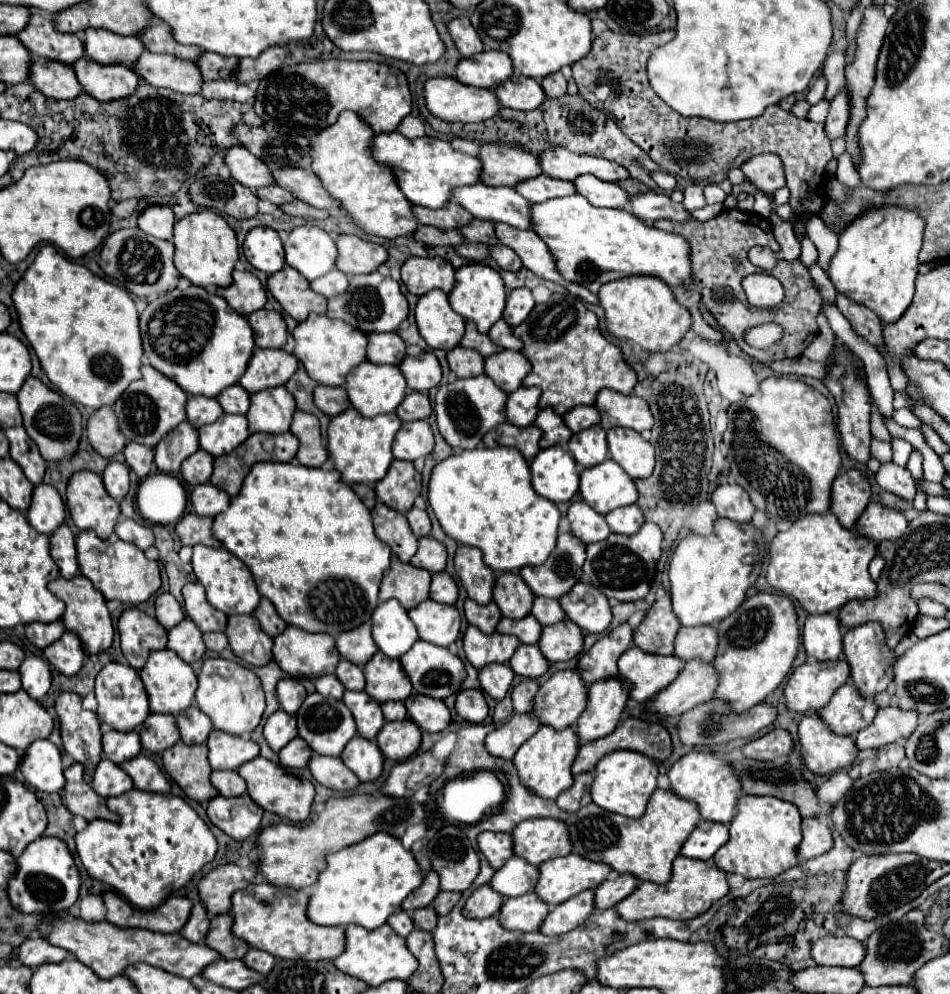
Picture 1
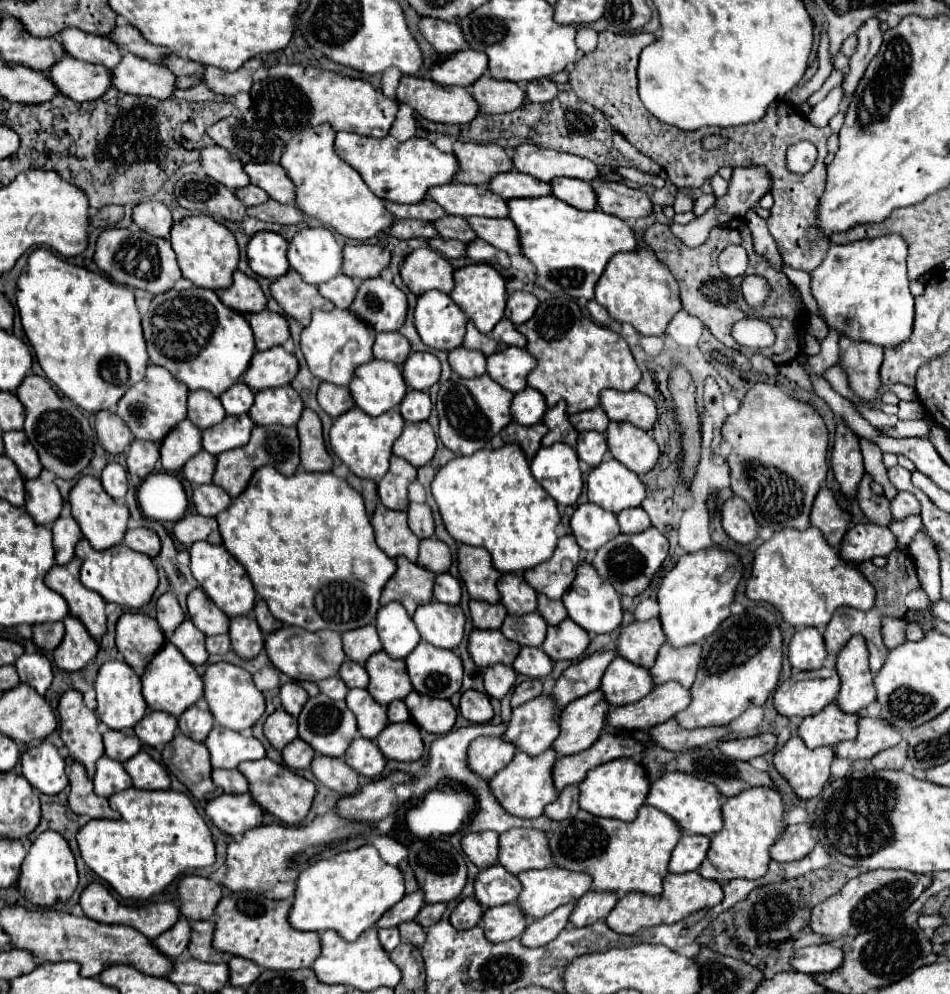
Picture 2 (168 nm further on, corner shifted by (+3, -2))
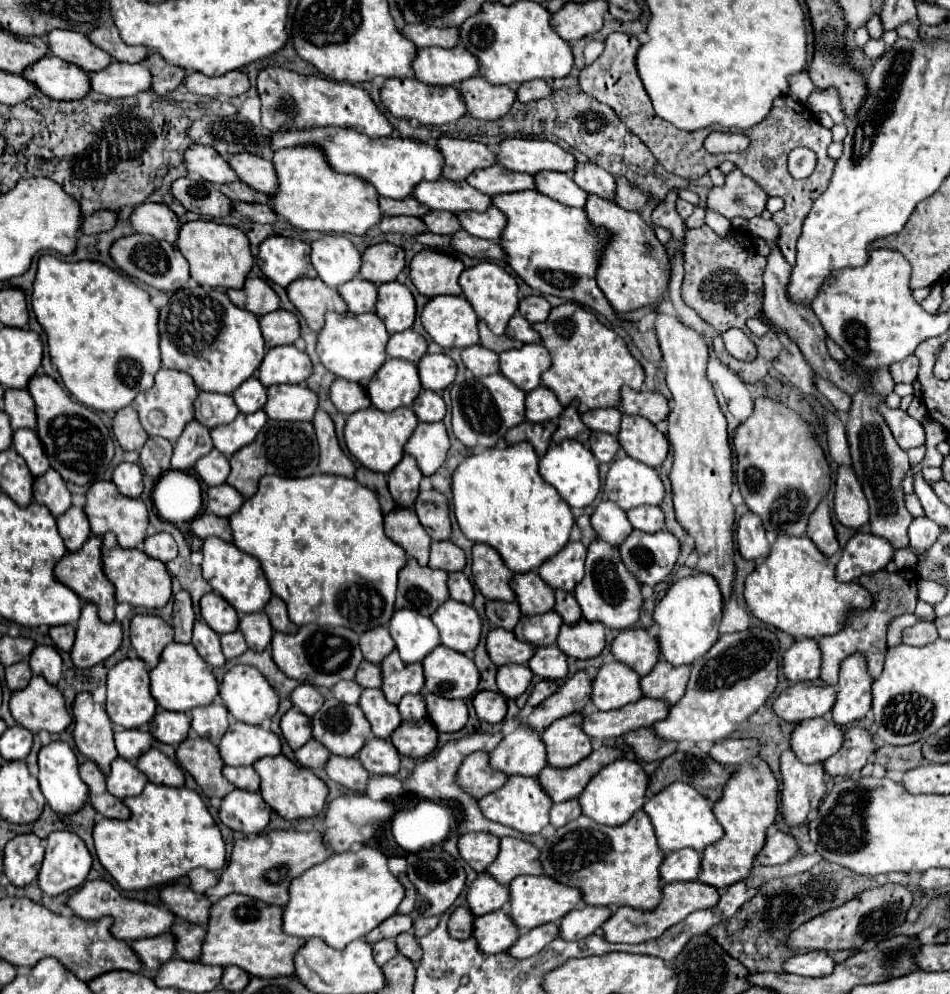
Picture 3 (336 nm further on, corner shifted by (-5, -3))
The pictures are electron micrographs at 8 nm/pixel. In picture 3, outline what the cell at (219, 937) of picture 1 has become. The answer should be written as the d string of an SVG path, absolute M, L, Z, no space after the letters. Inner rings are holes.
M176 922L170 928L176 946L174 946L174 954L182 960L190 960L196 962L200 948L202 948L202 940L206 936L206 930L198 924L190 924L190 922Z

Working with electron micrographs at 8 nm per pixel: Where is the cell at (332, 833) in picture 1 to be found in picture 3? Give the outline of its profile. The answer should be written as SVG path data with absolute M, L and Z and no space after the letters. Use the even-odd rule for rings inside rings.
M272 830L258 834L254 838L242 838L234 842L234 850L230 856L230 866L220 874L218 884L206 890L212 902L224 898L228 894L244 894L266 904L284 906L288 900L288 886L292 878L300 876L308 868L324 862L332 852L324 846L318 830L312 832L292 832L292 830Z

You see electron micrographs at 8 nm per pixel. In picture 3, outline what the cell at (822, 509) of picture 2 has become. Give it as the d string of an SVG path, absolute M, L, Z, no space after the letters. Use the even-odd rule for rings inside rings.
M824 500L812 512L812 516L808 520L806 536L828 558L836 558L836 554L840 552L840 546L838 546L838 540L836 540L836 532L834 532L834 526L832 526L832 520L830 520L830 510L828 510L828 504Z

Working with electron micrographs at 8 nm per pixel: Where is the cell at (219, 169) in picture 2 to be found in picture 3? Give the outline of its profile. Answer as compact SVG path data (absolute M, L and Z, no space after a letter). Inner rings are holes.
M190 146L184 152L184 164L190 174L198 174L204 180L210 180L214 184L234 182L236 174L228 166L228 162L210 146Z

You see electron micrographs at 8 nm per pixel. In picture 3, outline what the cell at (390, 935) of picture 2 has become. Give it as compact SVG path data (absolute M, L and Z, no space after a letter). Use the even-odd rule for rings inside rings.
M380 940L380 942L376 942L372 946L372 952L374 952L376 964L380 964L380 966L398 954L398 950L394 948L394 942L392 940Z

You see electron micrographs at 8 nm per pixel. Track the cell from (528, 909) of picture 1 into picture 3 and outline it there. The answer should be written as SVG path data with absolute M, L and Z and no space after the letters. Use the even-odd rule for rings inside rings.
M494 910L474 918L472 926L472 938L484 954L506 952L518 940L518 928L514 928L514 922L504 910Z

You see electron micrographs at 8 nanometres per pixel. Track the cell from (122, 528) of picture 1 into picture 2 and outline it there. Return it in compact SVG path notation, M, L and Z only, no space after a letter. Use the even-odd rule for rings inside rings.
M138 527L138 529L128 529L126 531L126 537L124 537L124 543L138 551L138 553L144 553L148 557L156 557L158 551L160 551L160 539L154 531L150 529L144 529L144 527Z

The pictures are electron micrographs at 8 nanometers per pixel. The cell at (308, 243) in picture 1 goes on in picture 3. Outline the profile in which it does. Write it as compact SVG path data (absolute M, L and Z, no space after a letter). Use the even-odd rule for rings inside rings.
M324 236L312 242L312 264L330 288L352 280L360 270L360 252L346 236Z

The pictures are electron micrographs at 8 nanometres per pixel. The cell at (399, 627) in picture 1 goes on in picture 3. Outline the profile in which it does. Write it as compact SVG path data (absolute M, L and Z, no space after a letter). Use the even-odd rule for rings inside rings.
M396 610L388 626L404 662L422 662L426 654L440 646L434 622L414 610Z

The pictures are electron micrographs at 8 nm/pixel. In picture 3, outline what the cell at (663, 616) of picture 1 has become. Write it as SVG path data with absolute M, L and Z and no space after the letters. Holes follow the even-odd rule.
M644 628L622 630L614 638L610 652L616 662L630 666L640 676L646 676L660 658L656 638L650 636L650 632Z

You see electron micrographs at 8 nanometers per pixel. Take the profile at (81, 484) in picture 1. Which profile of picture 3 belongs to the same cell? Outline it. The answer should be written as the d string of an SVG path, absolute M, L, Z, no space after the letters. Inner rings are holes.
M94 482L86 494L86 506L84 512L90 520L90 528L92 534L96 536L104 536L106 532L114 532L118 538L118 544L122 548L136 548L146 540L146 528L148 528L148 510L146 504L140 498L130 500L128 496L122 496L112 482ZM116 492L116 496L114 496Z

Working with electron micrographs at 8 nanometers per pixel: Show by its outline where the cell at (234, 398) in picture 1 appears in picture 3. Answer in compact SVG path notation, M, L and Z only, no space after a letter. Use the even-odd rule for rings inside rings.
M250 376L246 382L242 382L234 390L232 396L234 396L234 402L242 414L252 414L252 412L264 408L266 400L268 400L266 386L256 376Z

